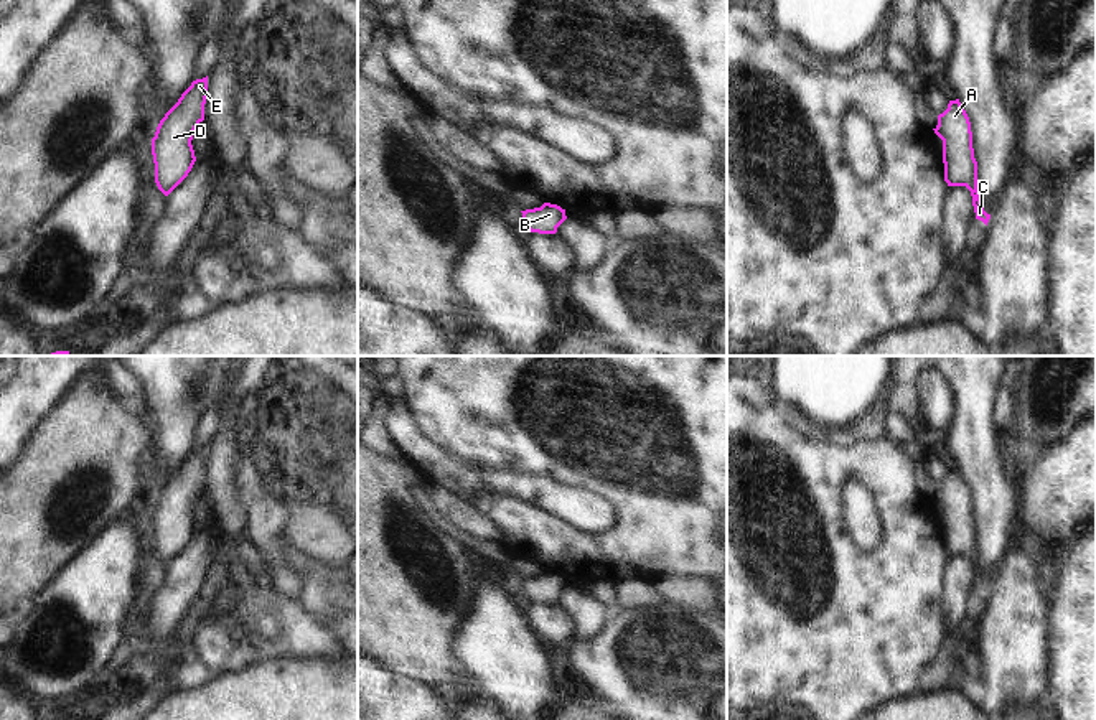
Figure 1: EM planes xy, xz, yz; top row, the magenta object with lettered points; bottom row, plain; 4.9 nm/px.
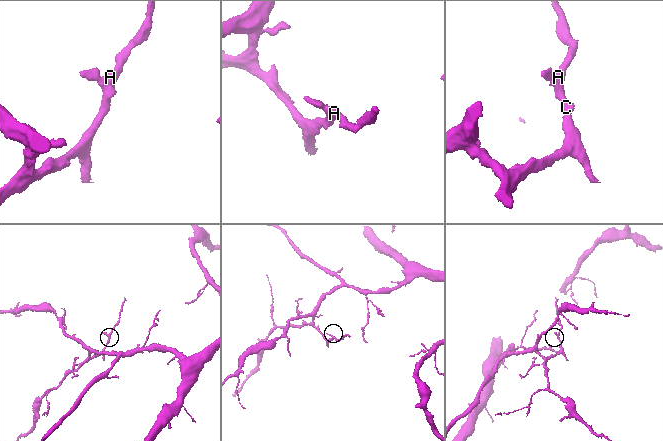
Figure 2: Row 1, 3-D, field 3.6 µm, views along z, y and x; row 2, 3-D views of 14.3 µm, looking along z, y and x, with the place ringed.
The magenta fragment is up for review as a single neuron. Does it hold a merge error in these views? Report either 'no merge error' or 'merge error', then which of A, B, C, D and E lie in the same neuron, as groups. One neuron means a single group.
no merge error | A B C D E

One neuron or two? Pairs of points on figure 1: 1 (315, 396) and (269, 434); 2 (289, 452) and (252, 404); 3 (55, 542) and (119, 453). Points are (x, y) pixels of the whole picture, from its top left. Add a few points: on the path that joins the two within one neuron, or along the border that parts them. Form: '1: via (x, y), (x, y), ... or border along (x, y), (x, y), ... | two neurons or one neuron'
1: via (320, 414), (320, 419), (300, 439), (287, 439) | one neuron
2: border along (269, 399), (254, 412) | two neurons
3: via (46, 518), (74, 490), (84, 490), (94, 478) | one neuron

